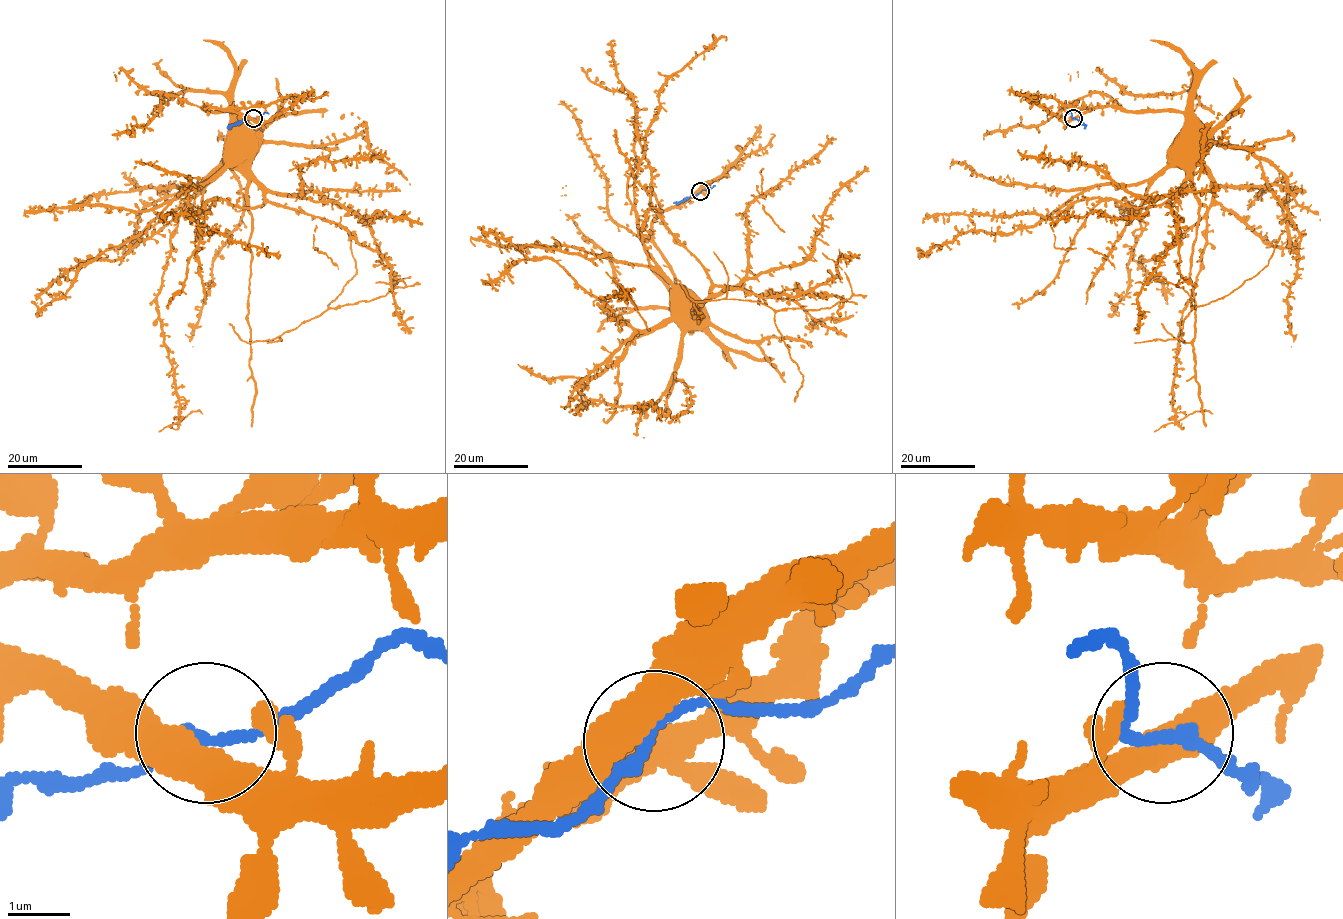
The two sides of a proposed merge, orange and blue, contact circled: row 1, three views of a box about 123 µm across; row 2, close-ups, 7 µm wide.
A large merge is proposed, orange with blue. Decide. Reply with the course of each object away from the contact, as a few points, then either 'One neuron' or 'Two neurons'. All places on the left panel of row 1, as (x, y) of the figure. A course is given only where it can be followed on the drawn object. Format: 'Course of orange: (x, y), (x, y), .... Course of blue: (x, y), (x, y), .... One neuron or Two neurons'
Course of orange: (253, 117), (206, 106), (234, 115), (248, 159), (249, 342), (279, 338), (328, 308), (356, 274), (348, 229). Course of blue: (254, 117), (226, 128). One neuron

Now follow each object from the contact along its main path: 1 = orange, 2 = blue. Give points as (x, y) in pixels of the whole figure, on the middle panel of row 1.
1: (699, 191), (652, 224), (677, 298), (694, 298), (695, 317), (725, 299), (774, 311), (803, 376), (794, 401)
2: (700, 191), (673, 203)

